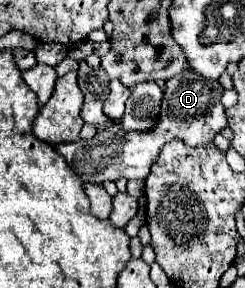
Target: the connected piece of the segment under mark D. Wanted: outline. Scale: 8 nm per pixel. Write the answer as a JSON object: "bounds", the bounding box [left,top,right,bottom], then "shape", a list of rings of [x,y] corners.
{"bounds":[57,73,227,183],"shape":[[[181,73],[165,83],[165,95],[161,99],[161,113],[157,125],[145,133],[125,131],[119,123],[111,123],[101,129],[93,139],[79,139],[73,143],[57,145],[57,153],[65,157],[69,167],[89,183],[105,183],[125,179],[145,179],[149,167],[159,157],[161,147],[167,141],[181,139],[189,147],[201,147],[215,139],[215,135],[227,127],[225,109],[221,103],[223,87],[219,81],[207,81],[199,75]]]}

